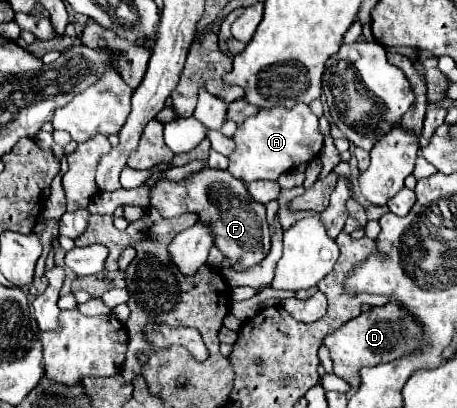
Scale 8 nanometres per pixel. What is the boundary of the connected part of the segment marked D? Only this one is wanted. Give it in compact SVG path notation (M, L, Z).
M388 302L386 306L370 308L362 312L358 318L340 326L334 334L324 338L324 344L330 350L334 360L334 374L346 380L354 390L360 386L360 368L362 366L378 366L382 362L396 360L404 354L410 354L420 340L418 324L400 308L396 302Z

